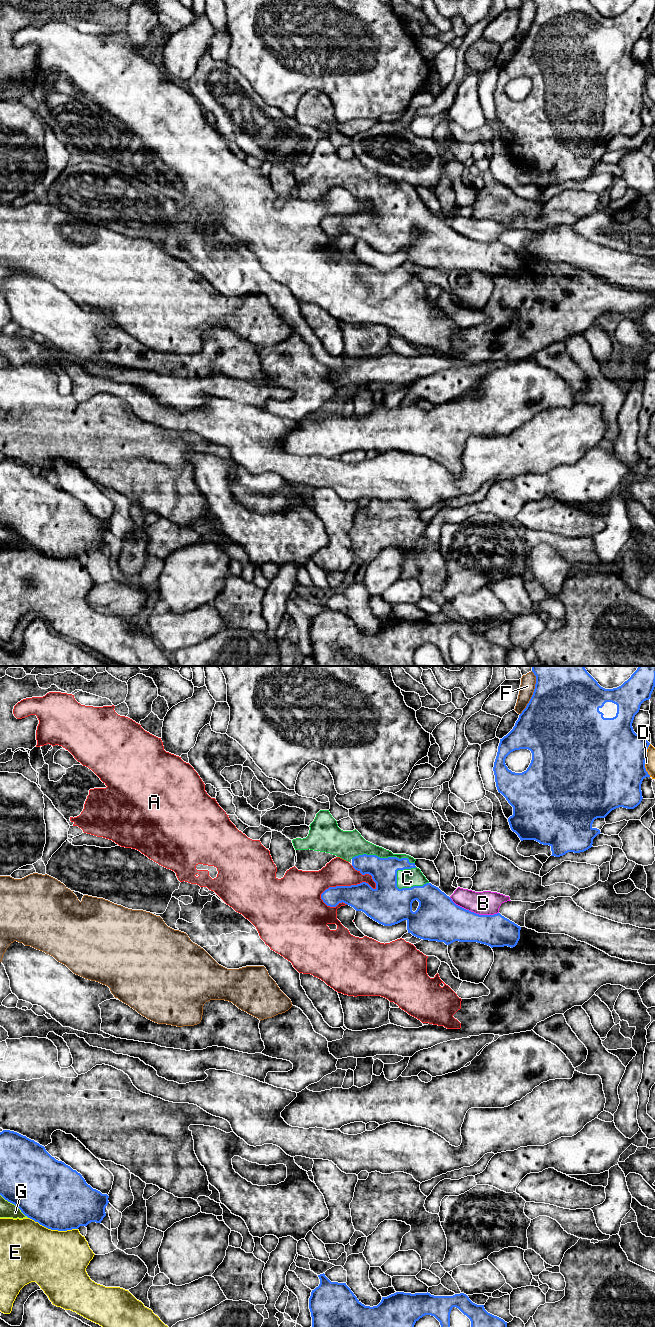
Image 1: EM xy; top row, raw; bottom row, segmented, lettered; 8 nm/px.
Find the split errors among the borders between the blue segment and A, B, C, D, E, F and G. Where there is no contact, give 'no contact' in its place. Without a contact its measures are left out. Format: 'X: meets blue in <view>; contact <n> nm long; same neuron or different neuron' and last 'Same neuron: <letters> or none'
A: meets blue in xy; contact 480 nm long; different neuron
B: meets blue in xy; contact 420 nm long; different neuron
C: meets blue in xy; contact 280 nm long; same neuron
D: meets blue in xy; contact 260 nm long; different neuron
E: meets blue in xy; contact 420 nm long; different neuron
F: meets blue in xy; contact 360 nm long; different neuron
G: meets blue in xy; contact 300 nm long; different neuron
Same neuron: C

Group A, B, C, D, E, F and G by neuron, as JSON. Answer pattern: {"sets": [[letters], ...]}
{"sets": [["A"], ["B"], ["C"], ["D"], ["E"], ["F"], ["G"]]}

